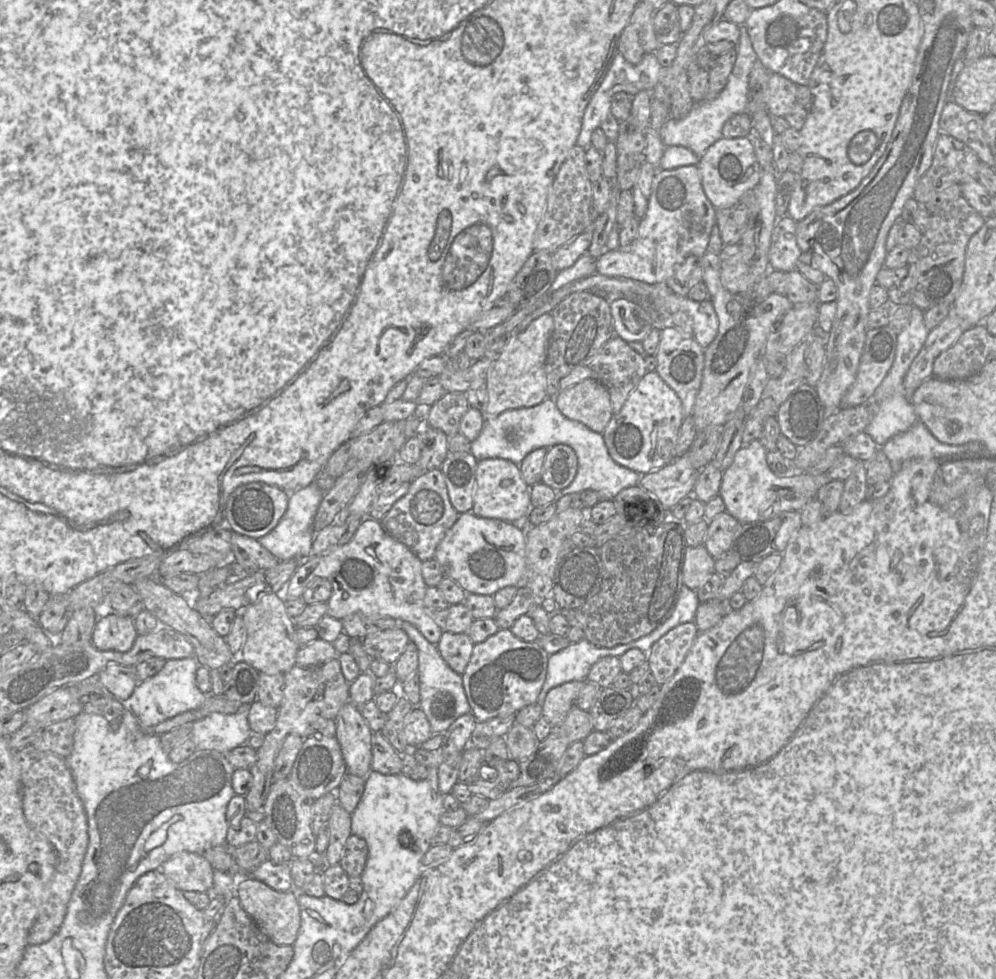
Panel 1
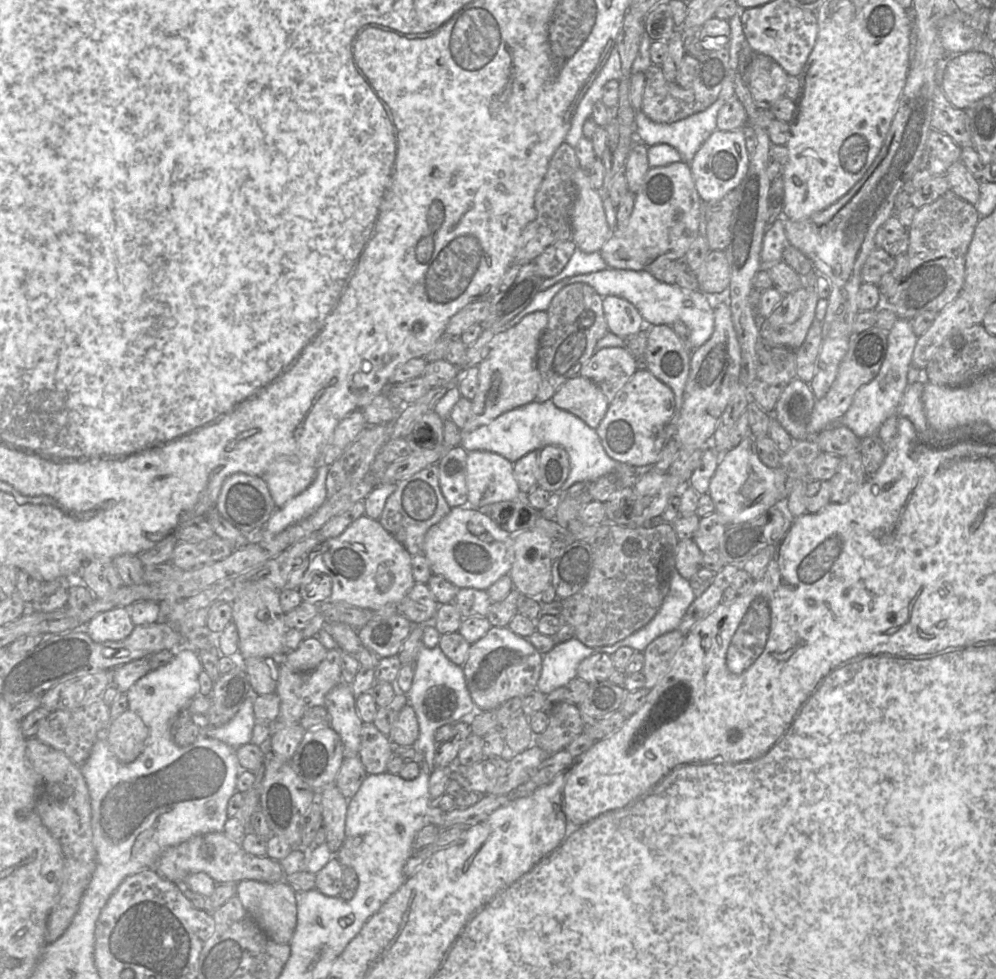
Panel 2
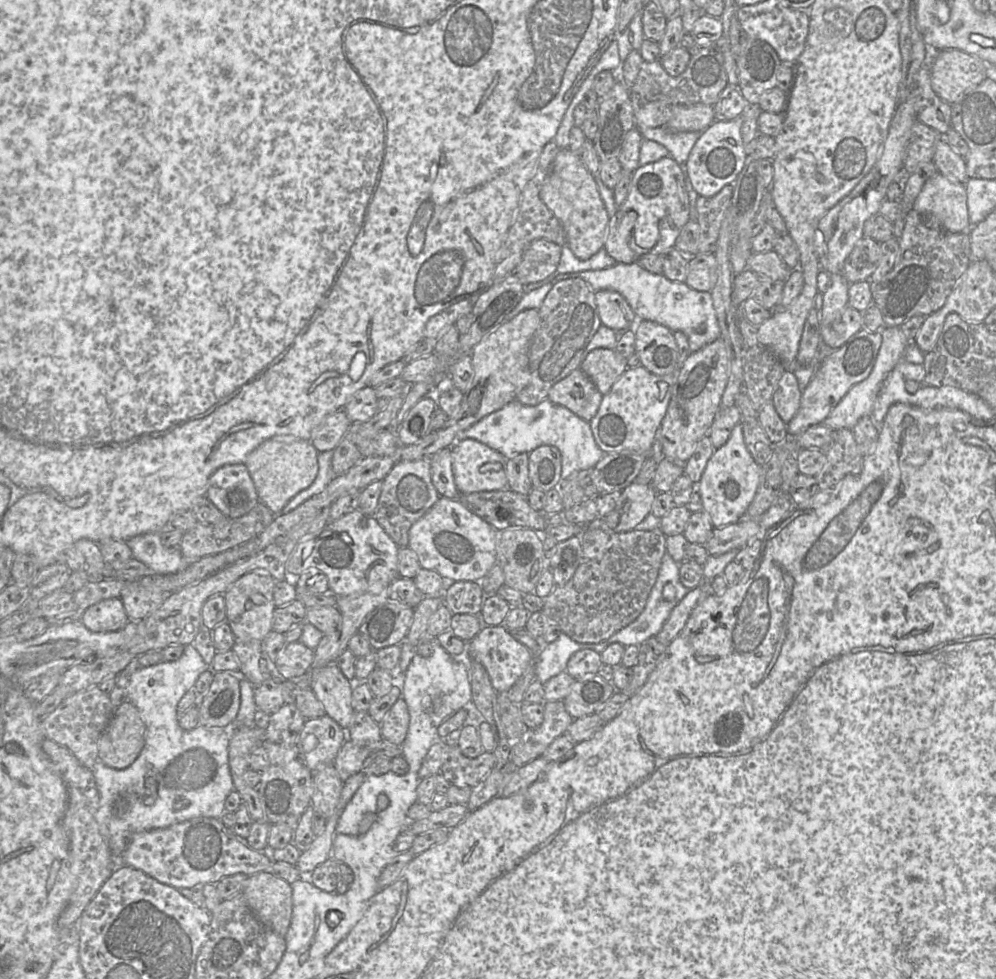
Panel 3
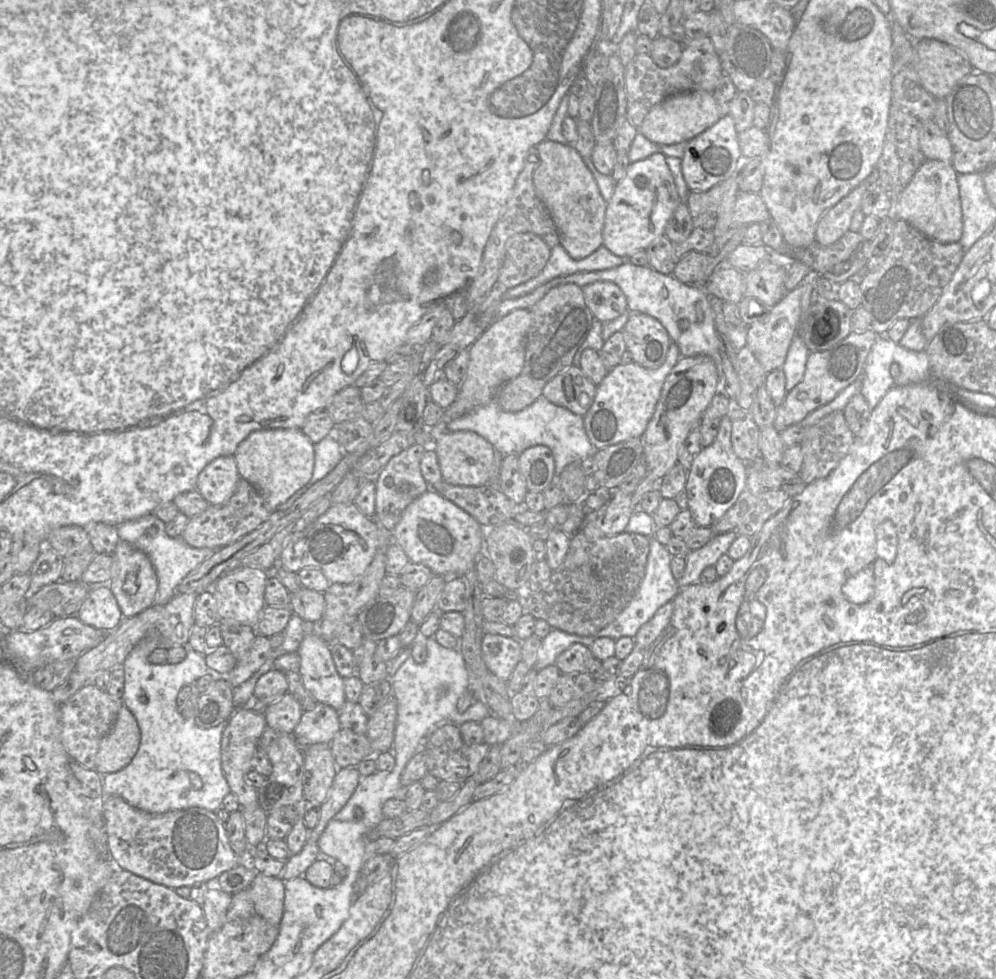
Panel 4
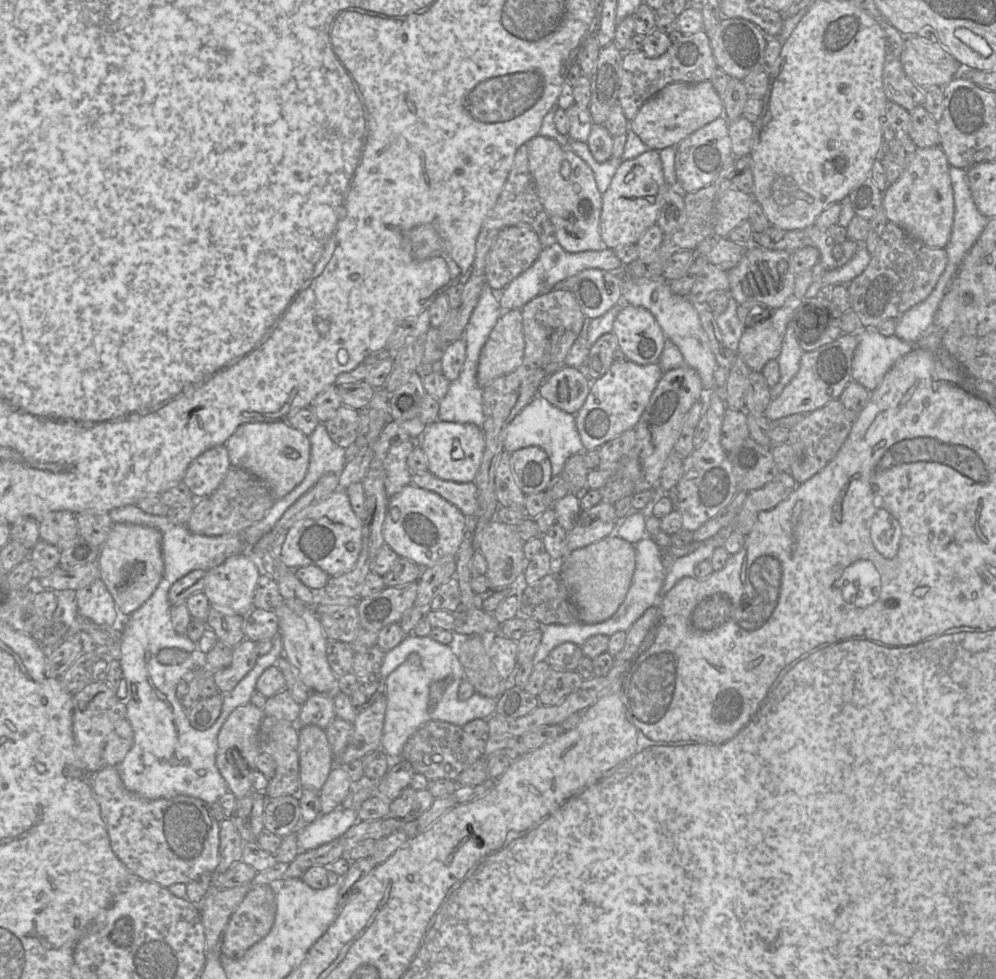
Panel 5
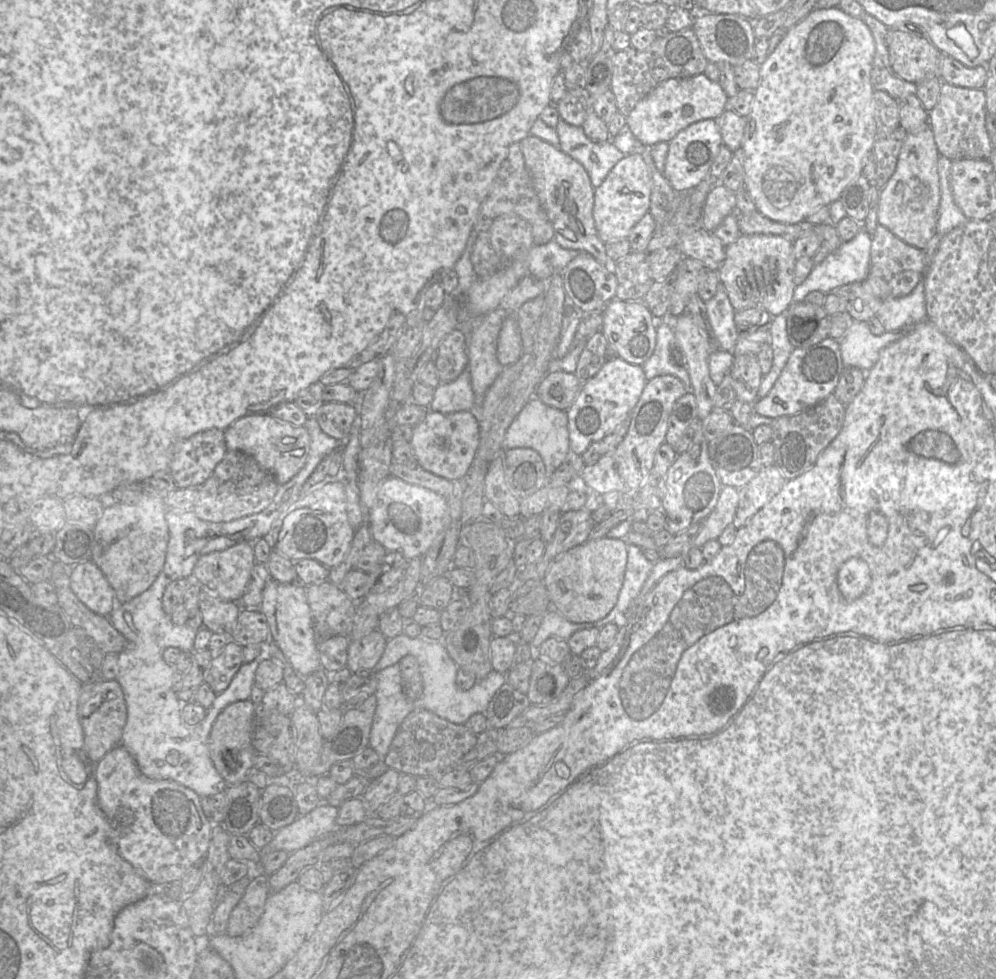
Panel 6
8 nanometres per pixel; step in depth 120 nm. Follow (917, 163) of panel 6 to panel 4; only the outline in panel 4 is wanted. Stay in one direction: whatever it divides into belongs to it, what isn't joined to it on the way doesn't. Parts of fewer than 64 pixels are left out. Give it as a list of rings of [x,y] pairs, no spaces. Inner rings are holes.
[[[927,159],[900,193],[894,206],[896,219],[905,220],[928,238],[940,243],[959,242],[963,231],[958,173],[952,163]]]

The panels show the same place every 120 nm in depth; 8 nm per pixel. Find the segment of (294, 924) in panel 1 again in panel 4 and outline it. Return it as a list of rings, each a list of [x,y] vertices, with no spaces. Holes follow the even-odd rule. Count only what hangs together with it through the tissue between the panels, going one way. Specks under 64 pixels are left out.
[[[257,873],[249,887],[256,912],[277,927],[284,911],[284,882],[278,877]]]

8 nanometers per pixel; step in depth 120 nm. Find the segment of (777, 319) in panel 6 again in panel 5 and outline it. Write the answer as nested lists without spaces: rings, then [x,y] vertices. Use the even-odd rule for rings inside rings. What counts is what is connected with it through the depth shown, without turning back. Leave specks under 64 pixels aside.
[[[791,320],[786,327],[781,351],[777,358],[780,379],[775,386],[770,388],[772,399],[776,398],[783,391],[784,387],[799,371],[803,352],[796,340],[794,322]]]

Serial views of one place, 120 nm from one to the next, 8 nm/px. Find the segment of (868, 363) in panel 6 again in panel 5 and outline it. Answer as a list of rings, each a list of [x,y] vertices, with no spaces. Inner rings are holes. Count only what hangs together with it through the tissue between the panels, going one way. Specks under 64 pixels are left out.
[[[864,327],[859,333],[858,346],[852,361],[852,380],[874,391],[886,373],[904,355],[916,349],[914,342],[897,336],[885,337],[876,327]]]

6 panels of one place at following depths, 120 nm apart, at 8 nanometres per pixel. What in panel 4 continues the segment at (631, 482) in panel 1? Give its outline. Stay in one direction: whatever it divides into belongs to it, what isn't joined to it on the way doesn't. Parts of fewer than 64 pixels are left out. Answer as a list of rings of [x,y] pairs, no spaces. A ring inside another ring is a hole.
[[[543,396],[519,412],[503,411],[497,402],[492,401],[450,421],[447,430],[476,432],[489,441],[502,456],[519,455],[525,449],[535,445],[547,446],[555,459],[555,477],[560,477],[569,463],[581,462],[598,450],[591,444],[586,434],[583,416],[551,403]]]

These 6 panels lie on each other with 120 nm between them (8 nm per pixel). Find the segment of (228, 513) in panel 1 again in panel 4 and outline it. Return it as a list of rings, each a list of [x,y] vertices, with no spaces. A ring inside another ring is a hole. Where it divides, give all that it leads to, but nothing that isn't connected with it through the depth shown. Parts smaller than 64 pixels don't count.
[[[233,455],[213,459],[200,472],[196,489],[210,505],[222,505],[234,494],[240,475]]]

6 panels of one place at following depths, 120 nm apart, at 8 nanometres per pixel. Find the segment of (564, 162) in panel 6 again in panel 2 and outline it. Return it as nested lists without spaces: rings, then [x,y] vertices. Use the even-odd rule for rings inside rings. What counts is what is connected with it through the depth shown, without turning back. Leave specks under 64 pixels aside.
[[[581,167],[575,171],[573,181],[576,187],[576,198],[571,213],[572,240],[583,252],[600,252],[611,234],[600,191],[593,186],[587,171]]]

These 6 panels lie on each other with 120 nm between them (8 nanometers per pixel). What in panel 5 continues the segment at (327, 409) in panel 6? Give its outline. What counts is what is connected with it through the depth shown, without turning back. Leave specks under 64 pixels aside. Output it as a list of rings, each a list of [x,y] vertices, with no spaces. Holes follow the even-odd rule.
[[[341,405],[334,415],[324,422],[324,425],[333,442],[343,449],[347,449],[355,443],[359,434],[359,412]]]

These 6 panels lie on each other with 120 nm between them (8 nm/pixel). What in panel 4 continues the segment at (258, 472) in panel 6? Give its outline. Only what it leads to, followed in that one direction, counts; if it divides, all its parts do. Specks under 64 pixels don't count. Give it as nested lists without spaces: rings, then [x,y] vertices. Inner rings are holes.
[[[240,477],[232,497],[222,505],[209,505],[202,513],[190,517],[181,537],[191,547],[216,550],[254,531],[271,513],[257,488]]]

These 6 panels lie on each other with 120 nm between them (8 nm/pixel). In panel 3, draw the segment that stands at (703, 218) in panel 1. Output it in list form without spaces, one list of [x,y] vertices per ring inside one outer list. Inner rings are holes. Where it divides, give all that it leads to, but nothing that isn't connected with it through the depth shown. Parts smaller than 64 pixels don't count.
[[[670,156],[639,166],[632,174],[625,201],[609,218],[604,249],[618,263],[633,263],[645,254],[660,255],[675,247],[676,239],[690,219],[690,202],[684,172]]]

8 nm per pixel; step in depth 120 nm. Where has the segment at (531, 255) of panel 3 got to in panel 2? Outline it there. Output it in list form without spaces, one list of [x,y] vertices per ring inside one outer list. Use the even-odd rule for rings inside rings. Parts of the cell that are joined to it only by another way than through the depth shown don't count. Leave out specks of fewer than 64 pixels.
[[[573,240],[556,242],[548,246],[533,262],[543,278],[550,278],[563,270],[576,249]]]

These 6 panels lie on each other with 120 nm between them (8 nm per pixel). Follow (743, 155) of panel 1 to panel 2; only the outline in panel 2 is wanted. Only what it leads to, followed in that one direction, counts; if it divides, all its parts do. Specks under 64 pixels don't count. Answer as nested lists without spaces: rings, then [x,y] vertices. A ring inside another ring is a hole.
[[[744,128],[733,131],[716,129],[690,163],[694,184],[702,202],[720,200],[734,190],[746,175],[749,161],[750,154],[746,148]]]

